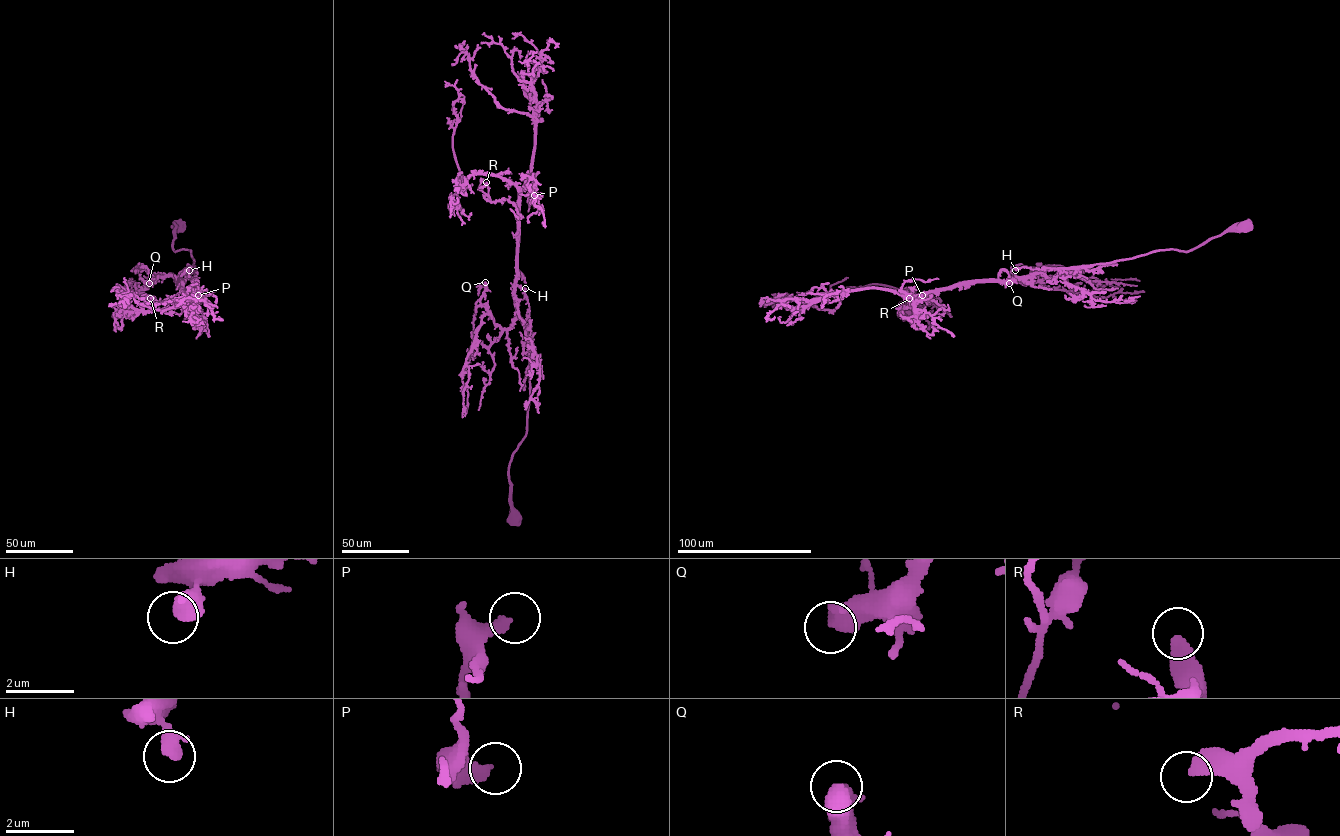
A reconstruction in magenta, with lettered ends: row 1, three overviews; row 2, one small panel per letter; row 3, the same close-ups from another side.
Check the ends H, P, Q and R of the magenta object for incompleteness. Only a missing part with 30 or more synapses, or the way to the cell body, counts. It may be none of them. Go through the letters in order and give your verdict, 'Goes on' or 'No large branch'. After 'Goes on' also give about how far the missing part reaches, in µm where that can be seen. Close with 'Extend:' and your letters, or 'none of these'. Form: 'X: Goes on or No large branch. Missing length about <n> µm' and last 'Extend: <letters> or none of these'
H: No large branch
P: No large branch
Q: Goes on. Missing length about 80 µm
R: No large branch
Extend: Q

